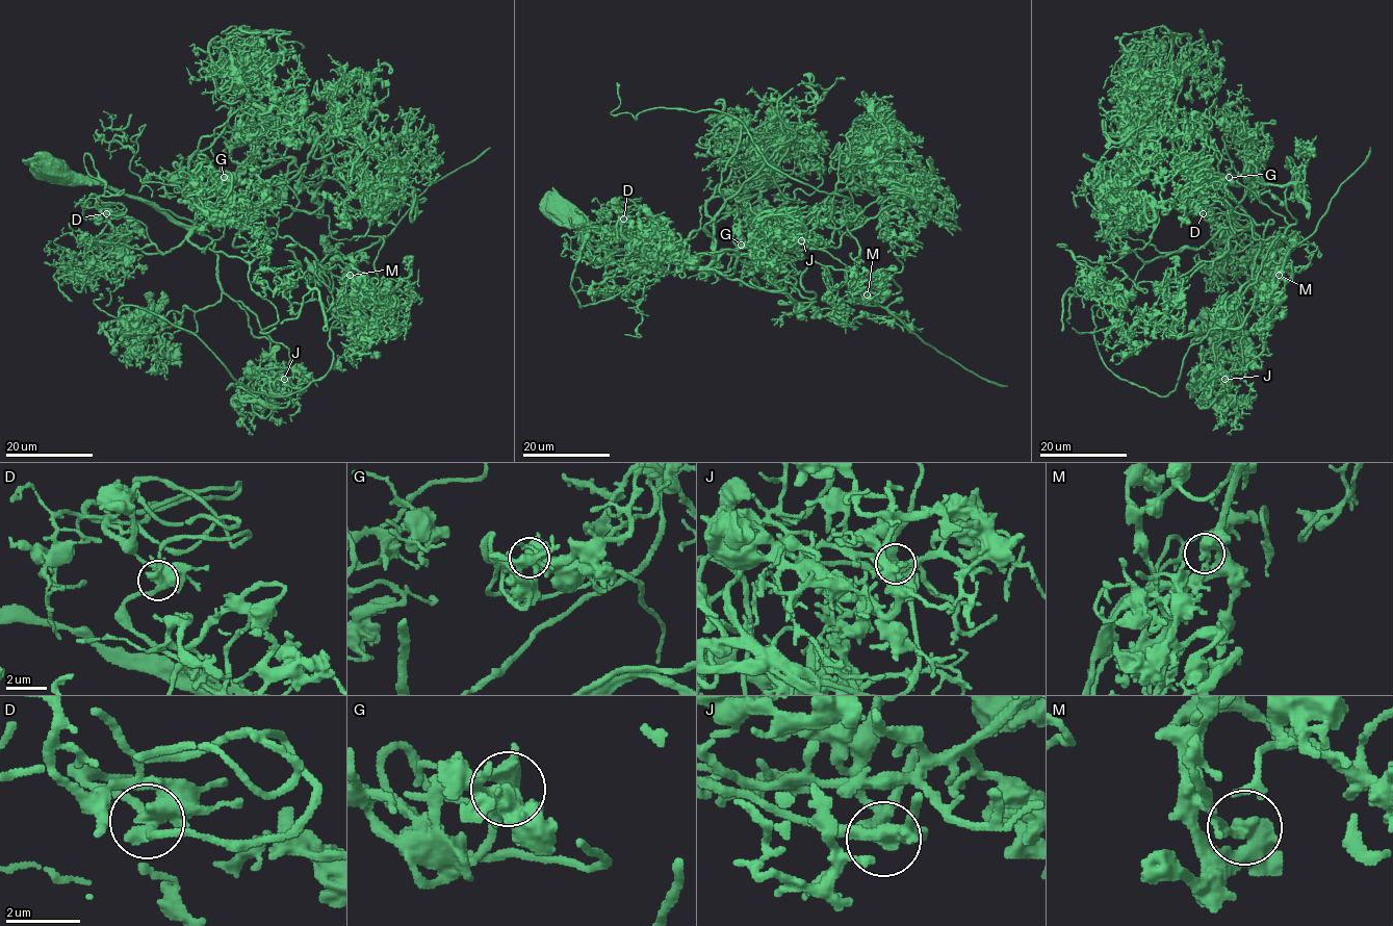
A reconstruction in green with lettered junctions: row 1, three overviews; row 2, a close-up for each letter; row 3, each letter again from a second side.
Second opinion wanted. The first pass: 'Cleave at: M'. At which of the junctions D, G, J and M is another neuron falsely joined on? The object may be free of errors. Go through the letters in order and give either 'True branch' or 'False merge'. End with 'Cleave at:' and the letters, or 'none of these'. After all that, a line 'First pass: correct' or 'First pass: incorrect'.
D: True branch
G: True branch
J: True branch
M: False merge
Cleave at: M
First pass: correct

